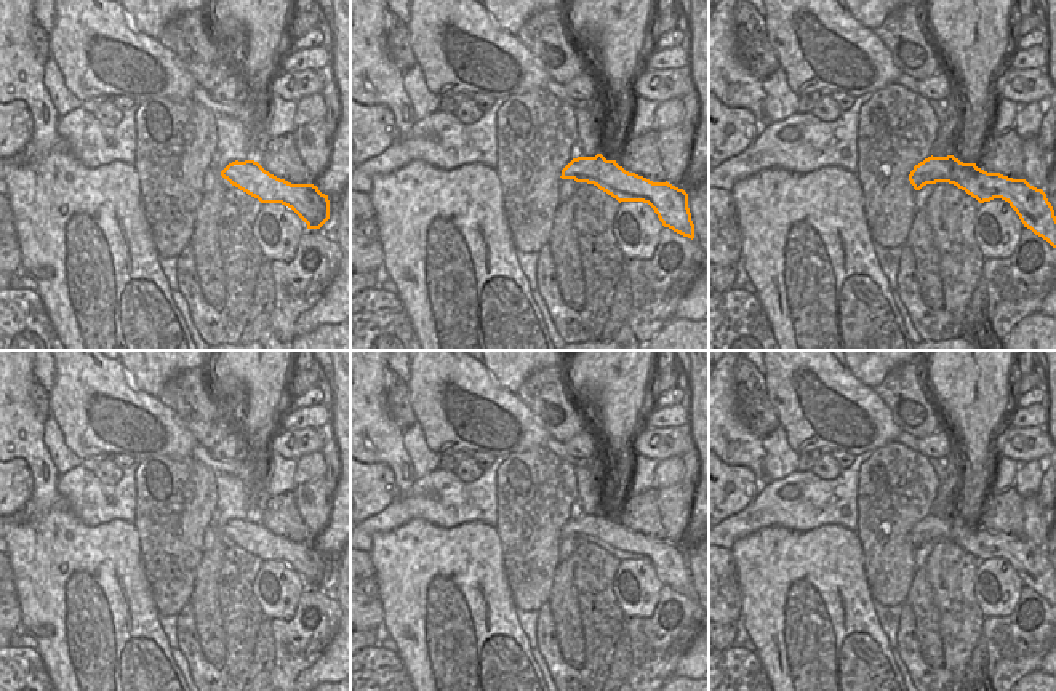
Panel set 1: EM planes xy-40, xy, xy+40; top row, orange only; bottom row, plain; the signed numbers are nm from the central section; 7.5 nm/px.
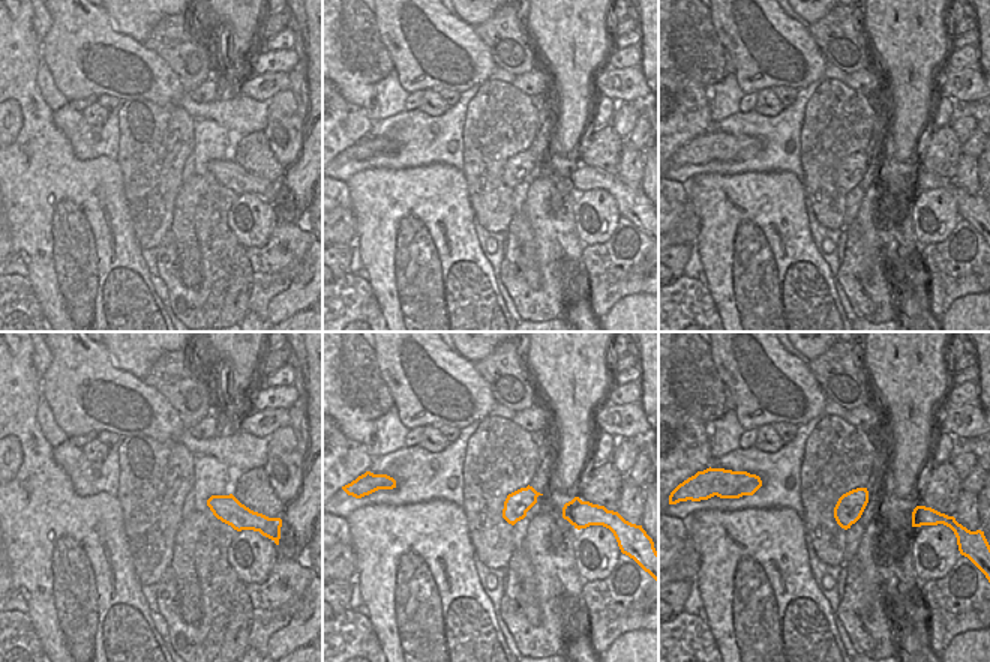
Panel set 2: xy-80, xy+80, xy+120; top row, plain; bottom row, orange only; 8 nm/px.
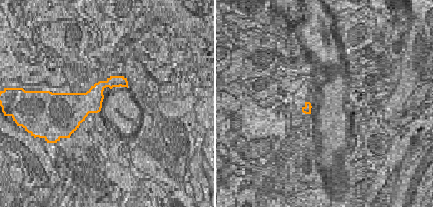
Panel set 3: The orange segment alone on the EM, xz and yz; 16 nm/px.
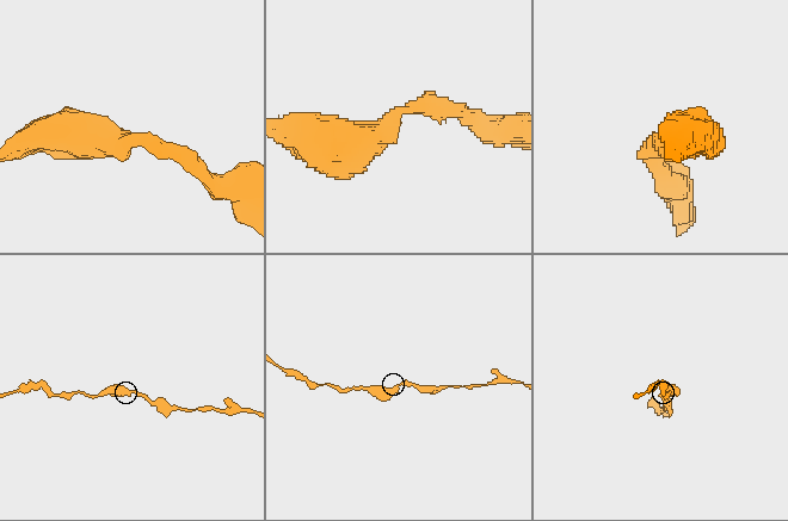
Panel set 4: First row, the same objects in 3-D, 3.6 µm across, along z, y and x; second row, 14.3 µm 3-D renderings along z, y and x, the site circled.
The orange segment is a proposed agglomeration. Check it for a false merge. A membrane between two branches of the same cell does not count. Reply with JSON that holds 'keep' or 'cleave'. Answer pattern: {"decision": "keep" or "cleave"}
{"decision": "keep"}

